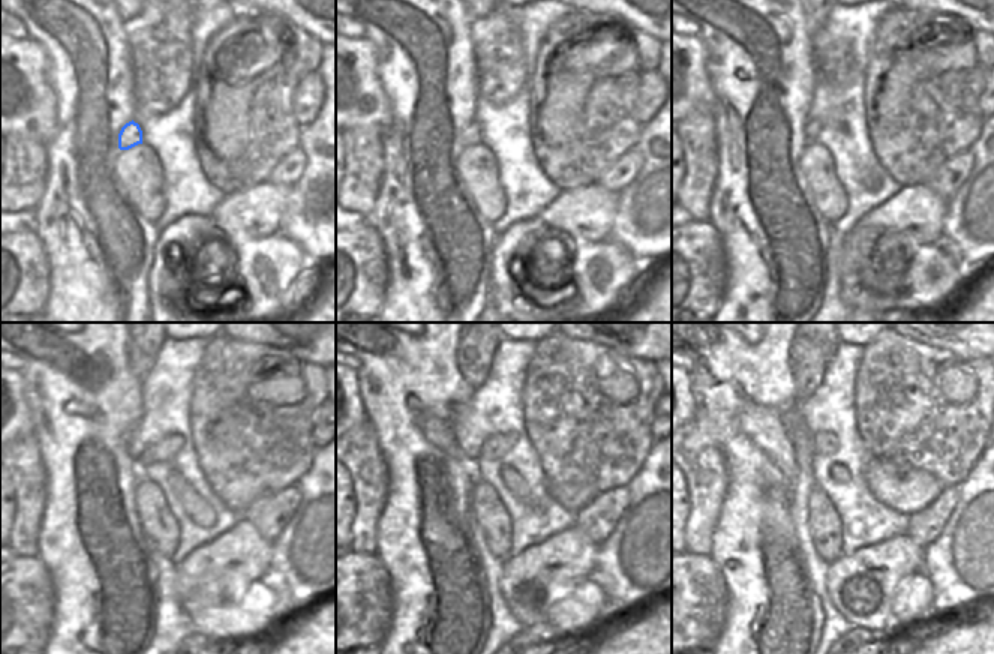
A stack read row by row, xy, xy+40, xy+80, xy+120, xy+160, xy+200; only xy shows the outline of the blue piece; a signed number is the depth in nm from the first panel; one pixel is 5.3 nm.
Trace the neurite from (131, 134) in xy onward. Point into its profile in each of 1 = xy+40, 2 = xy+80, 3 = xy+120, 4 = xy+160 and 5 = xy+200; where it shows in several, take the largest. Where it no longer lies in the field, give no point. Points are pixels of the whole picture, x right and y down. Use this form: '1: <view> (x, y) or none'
1: xy+40 (471, 135)
2: xy+80 (813, 126)
3: xy+120 (162, 450)
4: xy+160 (496, 446)
5: xy+200 (825, 443)

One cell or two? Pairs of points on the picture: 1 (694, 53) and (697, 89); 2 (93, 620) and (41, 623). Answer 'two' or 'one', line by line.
1: one
2: two

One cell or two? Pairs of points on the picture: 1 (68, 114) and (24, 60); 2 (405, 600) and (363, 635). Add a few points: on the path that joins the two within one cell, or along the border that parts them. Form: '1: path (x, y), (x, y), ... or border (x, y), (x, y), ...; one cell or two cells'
1: border (47, 65), (47, 81), (54, 95), (54, 134); two cells
2: border (389, 576), (393, 609), (389, 630), (383, 638); two cells

